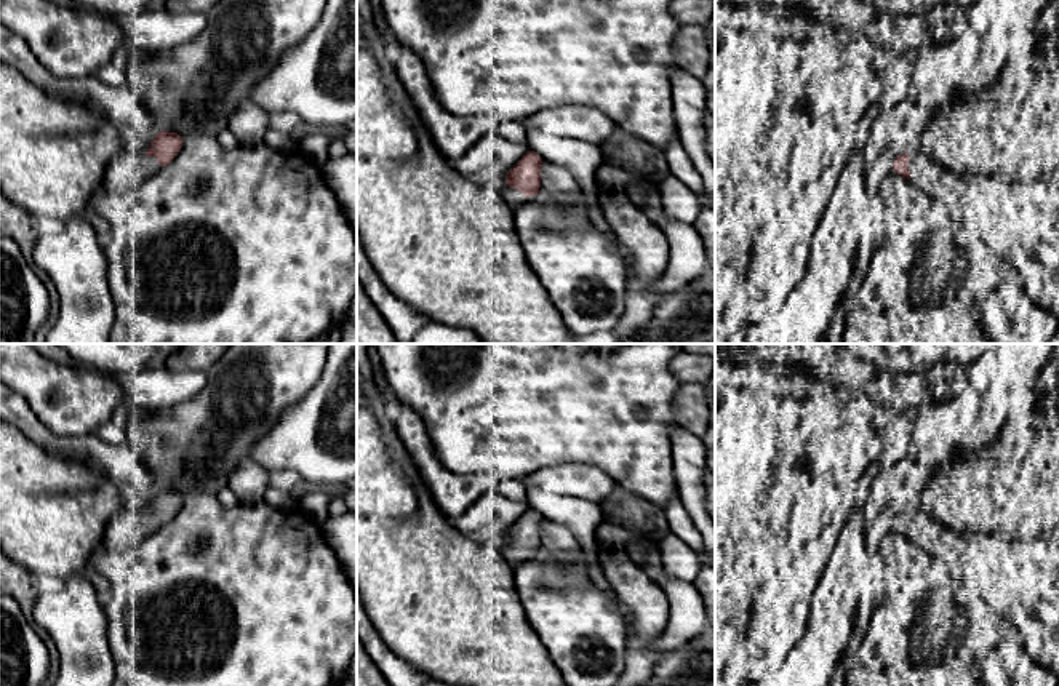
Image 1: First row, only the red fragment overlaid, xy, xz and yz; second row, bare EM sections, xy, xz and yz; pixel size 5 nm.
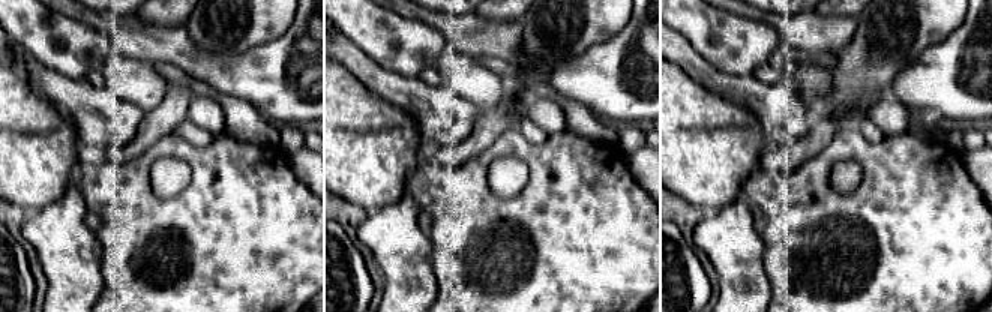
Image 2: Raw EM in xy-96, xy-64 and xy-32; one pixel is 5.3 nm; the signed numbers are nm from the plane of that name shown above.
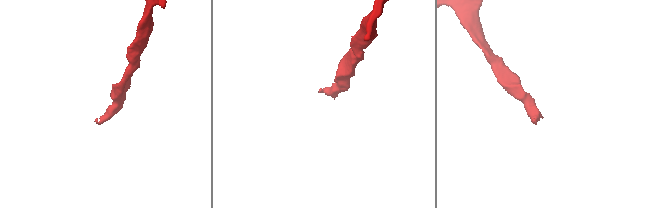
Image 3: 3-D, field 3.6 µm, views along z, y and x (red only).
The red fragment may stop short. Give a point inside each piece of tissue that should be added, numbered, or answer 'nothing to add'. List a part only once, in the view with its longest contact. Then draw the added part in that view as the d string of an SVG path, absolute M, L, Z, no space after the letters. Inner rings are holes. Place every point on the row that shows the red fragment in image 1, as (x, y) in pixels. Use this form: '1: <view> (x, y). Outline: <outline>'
1: xy (130, 170). Outline: M150 142L141 150L128 150L115 157L104 174L102 189L109 193L123 193L141 187L163 166L157 163L155 157L147 157L146 150Z

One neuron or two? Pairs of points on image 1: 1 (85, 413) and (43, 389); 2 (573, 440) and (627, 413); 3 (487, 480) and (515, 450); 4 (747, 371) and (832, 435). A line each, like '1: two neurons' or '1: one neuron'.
1: one neuron
2: one neuron
3: two neurons
4: two neurons

